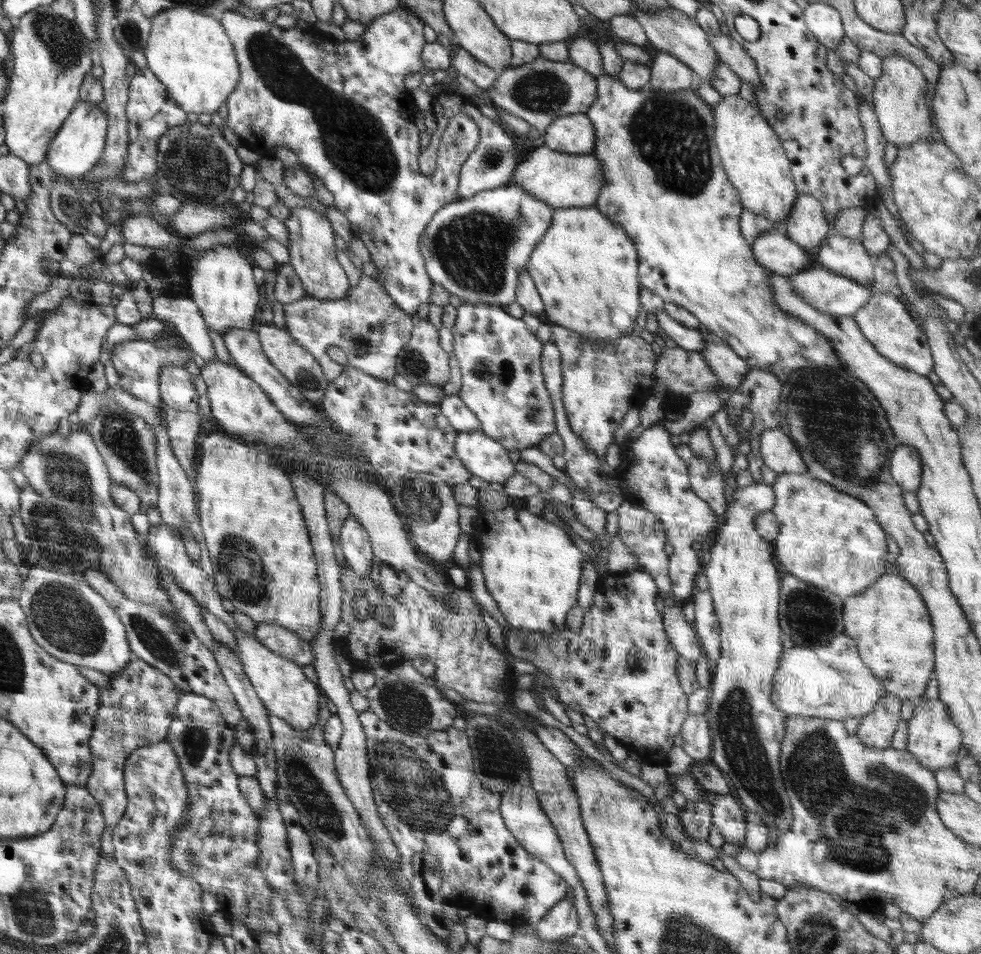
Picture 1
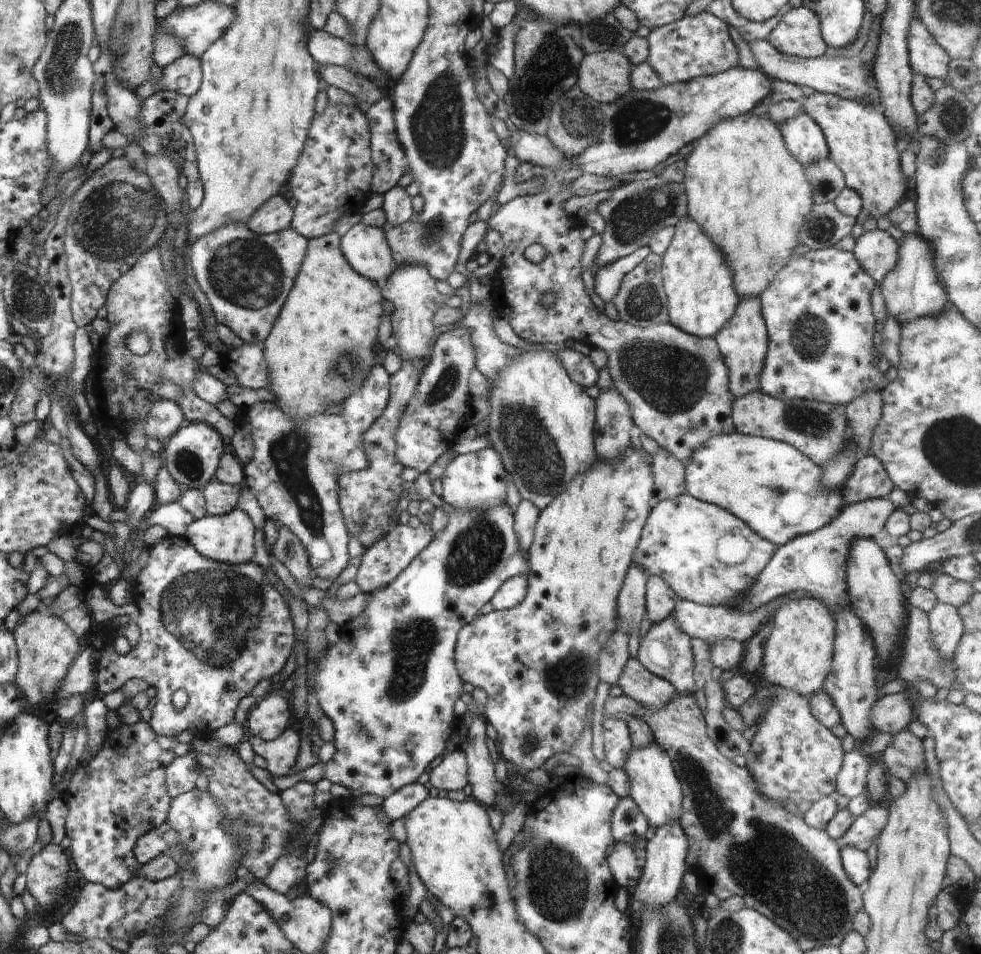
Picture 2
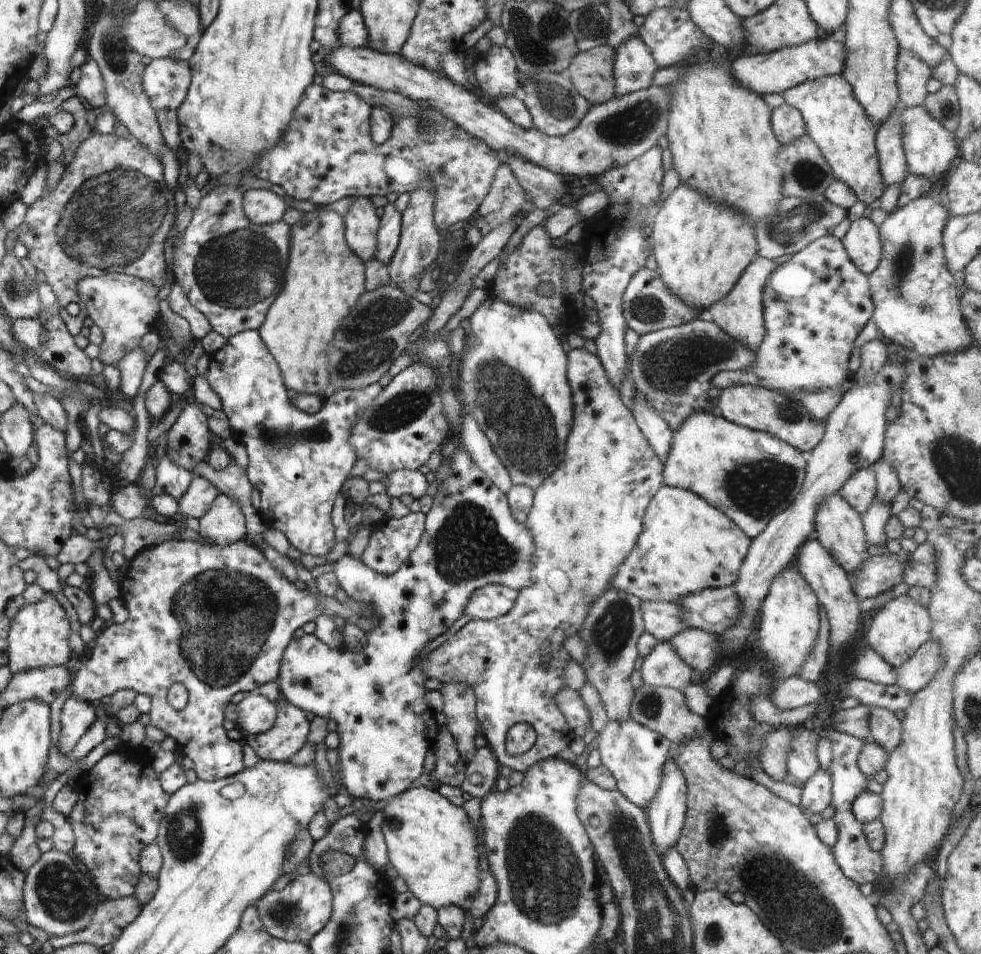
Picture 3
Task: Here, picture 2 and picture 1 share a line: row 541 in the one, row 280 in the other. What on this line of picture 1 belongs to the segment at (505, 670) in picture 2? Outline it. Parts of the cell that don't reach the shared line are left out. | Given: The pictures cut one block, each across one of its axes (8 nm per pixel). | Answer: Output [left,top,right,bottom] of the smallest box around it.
[528,205,640,341]

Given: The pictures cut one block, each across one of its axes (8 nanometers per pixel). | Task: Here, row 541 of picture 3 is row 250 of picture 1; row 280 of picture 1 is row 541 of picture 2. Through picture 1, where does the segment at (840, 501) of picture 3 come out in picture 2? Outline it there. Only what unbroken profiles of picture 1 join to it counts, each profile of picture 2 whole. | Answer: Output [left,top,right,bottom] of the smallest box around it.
[846,539,908,668]

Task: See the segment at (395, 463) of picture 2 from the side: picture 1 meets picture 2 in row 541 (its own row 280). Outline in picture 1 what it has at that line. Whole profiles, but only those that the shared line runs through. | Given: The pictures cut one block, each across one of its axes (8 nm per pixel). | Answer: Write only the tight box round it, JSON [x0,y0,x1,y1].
[283,270,414,382]

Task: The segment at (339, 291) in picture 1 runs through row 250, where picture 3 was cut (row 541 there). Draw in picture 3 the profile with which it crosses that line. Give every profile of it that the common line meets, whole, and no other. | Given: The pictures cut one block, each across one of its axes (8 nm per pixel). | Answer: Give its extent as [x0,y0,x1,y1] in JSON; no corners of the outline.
[206,329,384,556]

